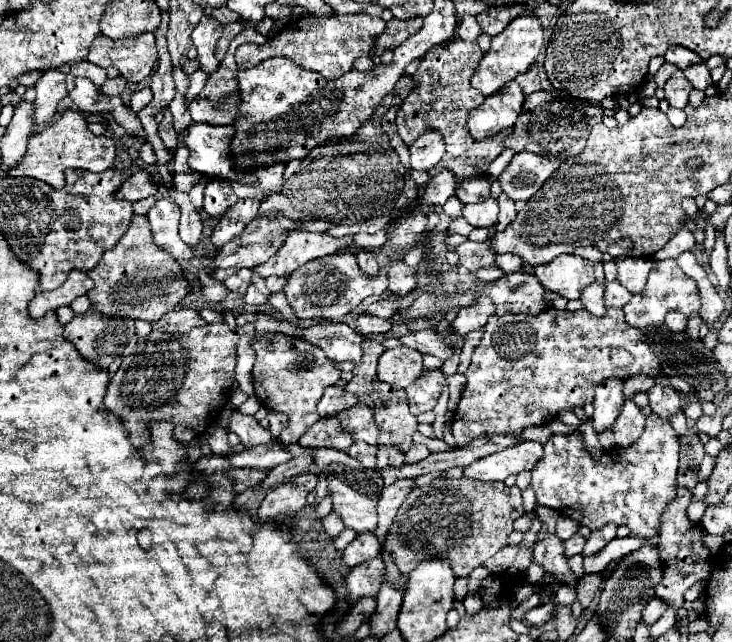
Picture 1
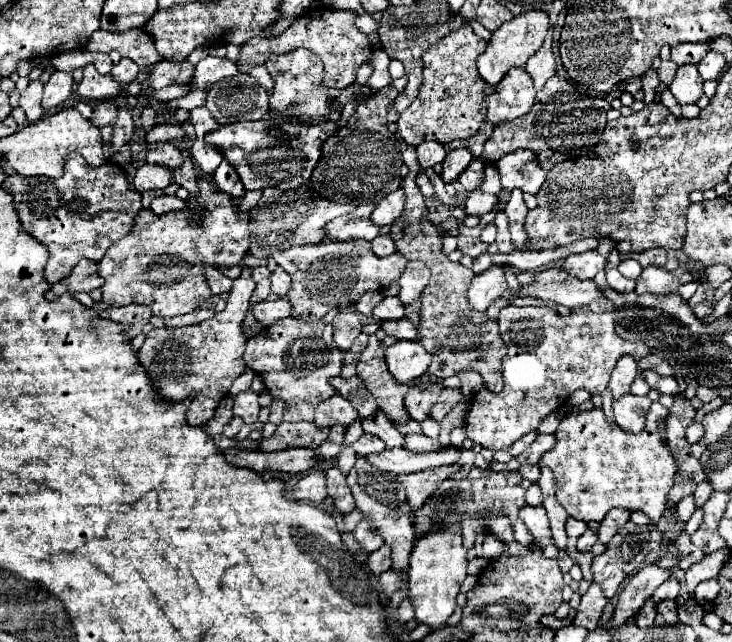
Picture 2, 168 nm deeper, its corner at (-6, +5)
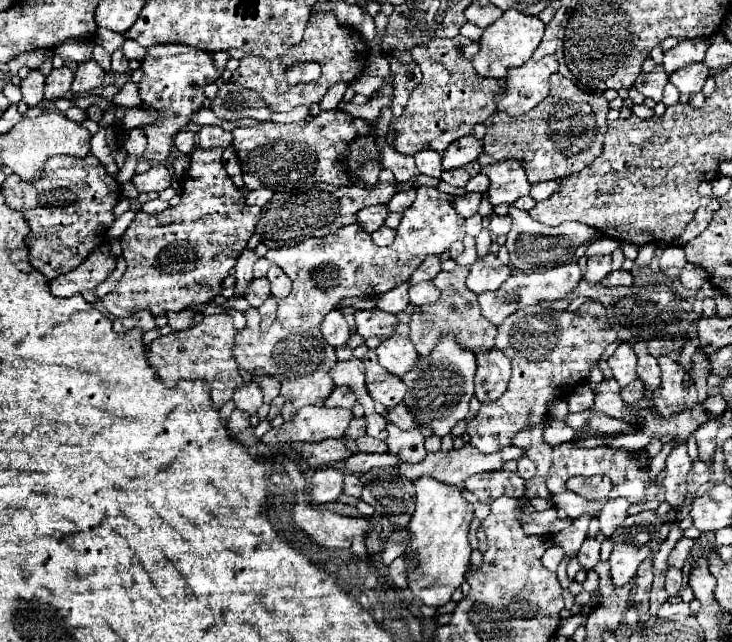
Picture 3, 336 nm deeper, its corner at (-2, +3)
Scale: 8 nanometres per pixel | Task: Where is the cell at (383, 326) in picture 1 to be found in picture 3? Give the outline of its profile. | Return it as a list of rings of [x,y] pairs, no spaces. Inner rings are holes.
[[[402,283],[398,287],[394,287],[394,291],[388,291],[386,295],[378,297],[376,301],[376,309],[386,311],[386,313],[400,313],[408,307],[408,283]]]

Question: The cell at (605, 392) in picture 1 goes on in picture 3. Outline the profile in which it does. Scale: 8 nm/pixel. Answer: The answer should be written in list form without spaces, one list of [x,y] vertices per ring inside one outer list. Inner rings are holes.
[[[620,343],[618,349],[612,353],[612,357],[608,359],[608,365],[620,387],[626,387],[638,377],[636,375],[636,355],[630,343]]]

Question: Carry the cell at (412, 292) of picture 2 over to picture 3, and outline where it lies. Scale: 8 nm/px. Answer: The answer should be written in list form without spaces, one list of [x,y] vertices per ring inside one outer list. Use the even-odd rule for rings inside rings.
[[[424,281],[424,283],[418,283],[418,285],[410,287],[408,293],[410,293],[410,303],[412,305],[426,305],[426,303],[438,301],[438,289],[430,281]]]

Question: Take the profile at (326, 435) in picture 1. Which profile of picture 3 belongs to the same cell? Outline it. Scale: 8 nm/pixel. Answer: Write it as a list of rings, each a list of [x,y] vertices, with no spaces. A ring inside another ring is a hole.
[[[334,387],[332,395],[324,401],[326,407],[342,407],[342,409],[352,409],[356,405],[356,397],[348,387]]]

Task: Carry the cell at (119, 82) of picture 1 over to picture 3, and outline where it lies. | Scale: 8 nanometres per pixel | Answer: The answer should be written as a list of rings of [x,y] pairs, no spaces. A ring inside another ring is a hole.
[[[120,49],[112,53],[112,73],[118,73],[118,75],[130,73],[130,69],[128,69],[128,59],[122,55]]]

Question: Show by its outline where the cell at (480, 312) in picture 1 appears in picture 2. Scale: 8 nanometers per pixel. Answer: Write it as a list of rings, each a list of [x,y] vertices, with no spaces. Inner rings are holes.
[[[492,265],[484,273],[478,273],[478,275],[472,277],[470,287],[468,287],[470,305],[476,311],[484,313],[492,305],[492,301],[502,297],[500,293],[506,291],[506,289],[508,289],[508,285],[506,285],[506,277],[504,277],[502,265]]]

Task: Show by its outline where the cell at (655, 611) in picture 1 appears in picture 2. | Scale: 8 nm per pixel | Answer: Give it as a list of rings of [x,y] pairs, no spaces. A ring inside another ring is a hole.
[[[668,579],[666,583],[662,583],[656,591],[654,591],[654,601],[658,603],[658,601],[662,601],[662,599],[676,599],[678,597],[678,593],[680,593],[680,581],[678,579]]]

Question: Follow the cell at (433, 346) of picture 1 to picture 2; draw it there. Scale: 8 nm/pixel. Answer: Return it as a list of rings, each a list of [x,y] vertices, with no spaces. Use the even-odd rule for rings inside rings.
[[[402,317],[398,321],[394,321],[394,319],[380,321],[380,327],[384,329],[386,335],[392,335],[394,339],[412,339],[414,341],[418,337],[418,329],[406,317]]]

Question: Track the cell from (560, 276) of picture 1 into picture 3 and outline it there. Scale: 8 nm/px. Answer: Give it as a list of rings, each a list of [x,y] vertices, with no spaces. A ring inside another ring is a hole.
[[[610,255],[604,257],[588,257],[586,271],[584,271],[584,281],[588,283],[600,283],[602,277],[610,273]]]

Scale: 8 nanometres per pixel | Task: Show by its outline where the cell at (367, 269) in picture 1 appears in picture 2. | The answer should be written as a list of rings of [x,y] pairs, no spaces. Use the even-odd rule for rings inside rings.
[[[378,235],[378,237],[372,241],[372,249],[374,249],[374,253],[376,253],[378,257],[386,257],[386,255],[390,255],[390,253],[396,251],[394,241],[392,241],[390,235]]]

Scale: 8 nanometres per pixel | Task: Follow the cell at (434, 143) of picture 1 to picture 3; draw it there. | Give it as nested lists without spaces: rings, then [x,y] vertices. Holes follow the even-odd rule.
[[[418,151],[418,155],[414,155],[416,159],[416,167],[420,173],[430,175],[430,177],[440,177],[442,173],[442,155],[438,151]]]

